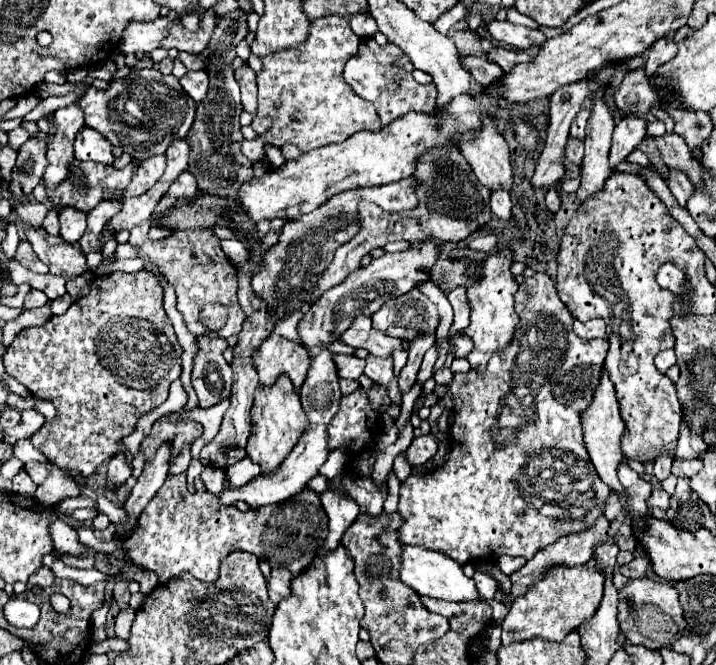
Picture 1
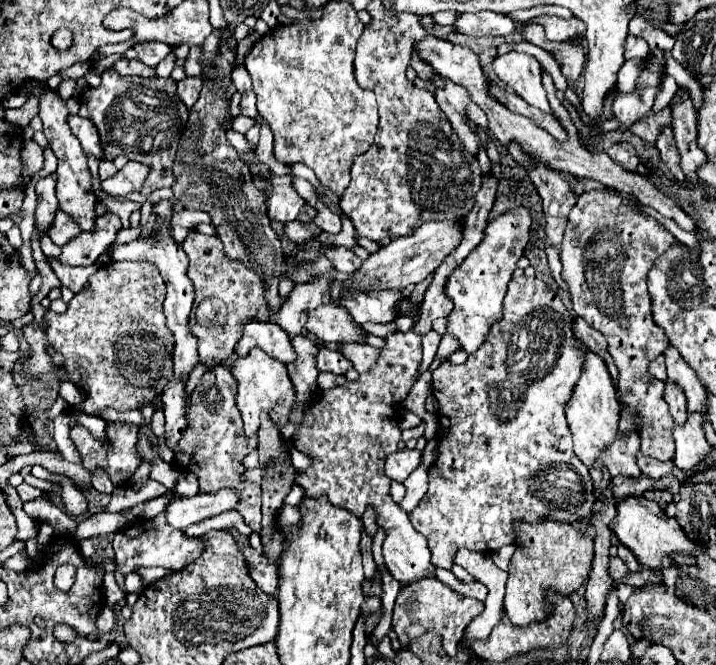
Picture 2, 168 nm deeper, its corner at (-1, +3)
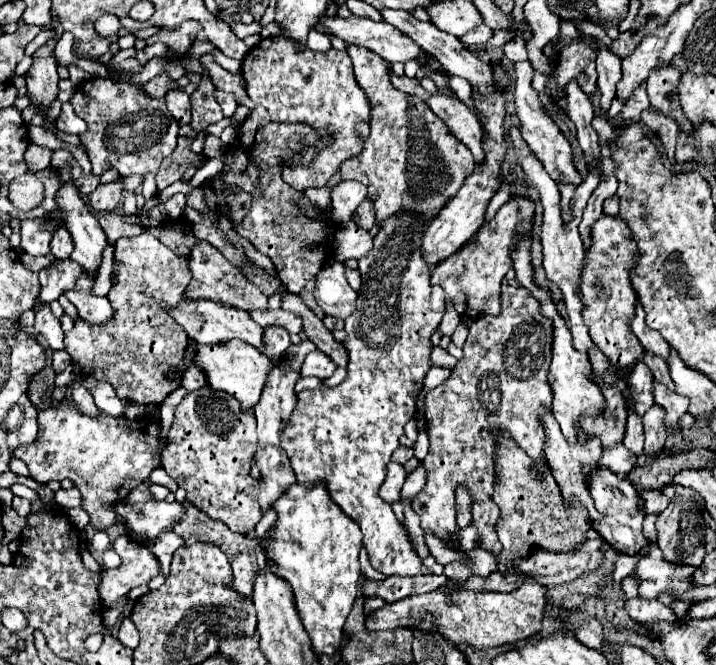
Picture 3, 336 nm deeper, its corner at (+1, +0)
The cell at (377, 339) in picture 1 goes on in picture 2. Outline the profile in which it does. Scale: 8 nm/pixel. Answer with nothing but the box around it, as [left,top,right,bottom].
[306,303,370,343]

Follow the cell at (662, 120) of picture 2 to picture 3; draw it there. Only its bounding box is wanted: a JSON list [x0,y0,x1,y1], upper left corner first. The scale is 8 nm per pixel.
[620,82,650,122]

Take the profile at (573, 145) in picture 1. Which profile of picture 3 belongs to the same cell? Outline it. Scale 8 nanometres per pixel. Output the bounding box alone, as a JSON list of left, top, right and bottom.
[380,10,490,88]

